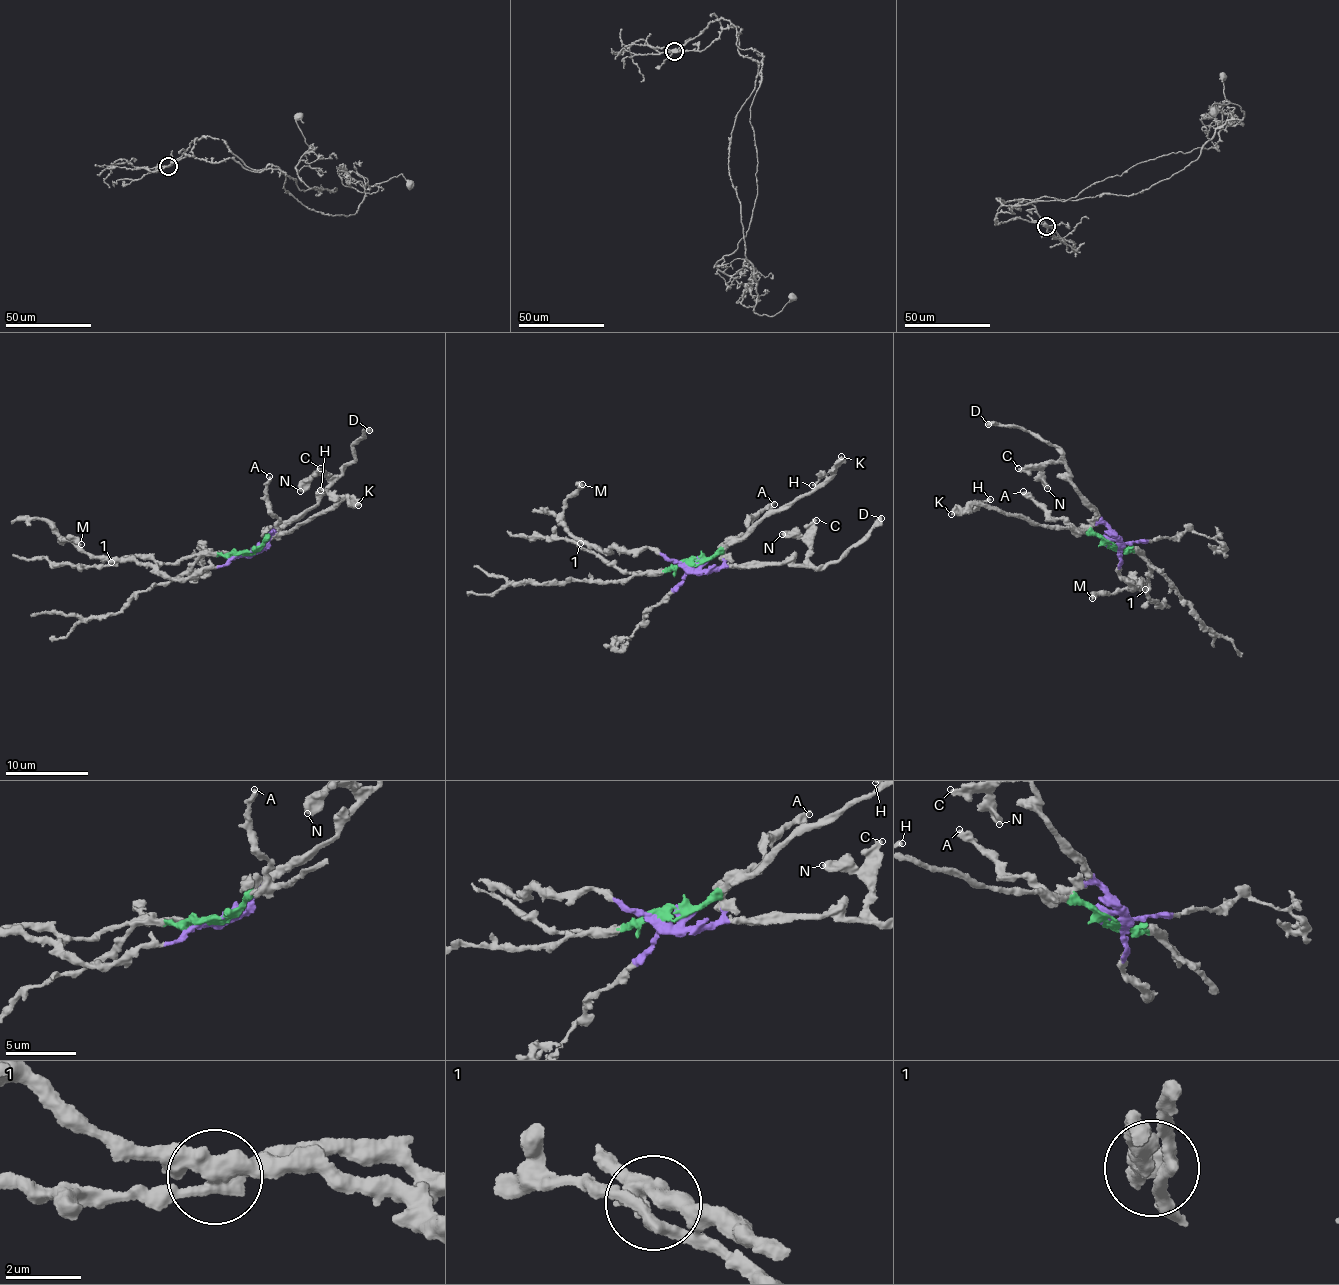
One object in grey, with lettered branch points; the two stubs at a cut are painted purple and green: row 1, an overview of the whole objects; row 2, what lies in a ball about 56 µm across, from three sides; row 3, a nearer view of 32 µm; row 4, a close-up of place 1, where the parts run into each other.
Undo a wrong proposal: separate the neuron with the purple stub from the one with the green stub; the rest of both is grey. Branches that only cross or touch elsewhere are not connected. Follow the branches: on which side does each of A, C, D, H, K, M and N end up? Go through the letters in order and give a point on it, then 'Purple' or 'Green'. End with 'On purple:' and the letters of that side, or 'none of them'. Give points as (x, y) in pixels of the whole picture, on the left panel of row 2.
A: Place: (269, 476). Green
C: Place: (320, 468). Purple
D: Place: (369, 430). Purple
H: Place: (320, 490). Green
K: Place: (358, 505). Green
M: Place: (81, 544). Purple
N: Place: (300, 491). Purple
On purple: C, D, M, N

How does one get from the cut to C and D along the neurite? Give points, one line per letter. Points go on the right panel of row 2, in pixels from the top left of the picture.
C: (1115, 544), (1104, 523), (1079, 493), (1066, 466), (1060, 462), (1018, 469)
D: (1115, 544), (1104, 523), (1079, 493), (1060, 452), (1018, 426), (987, 423)

